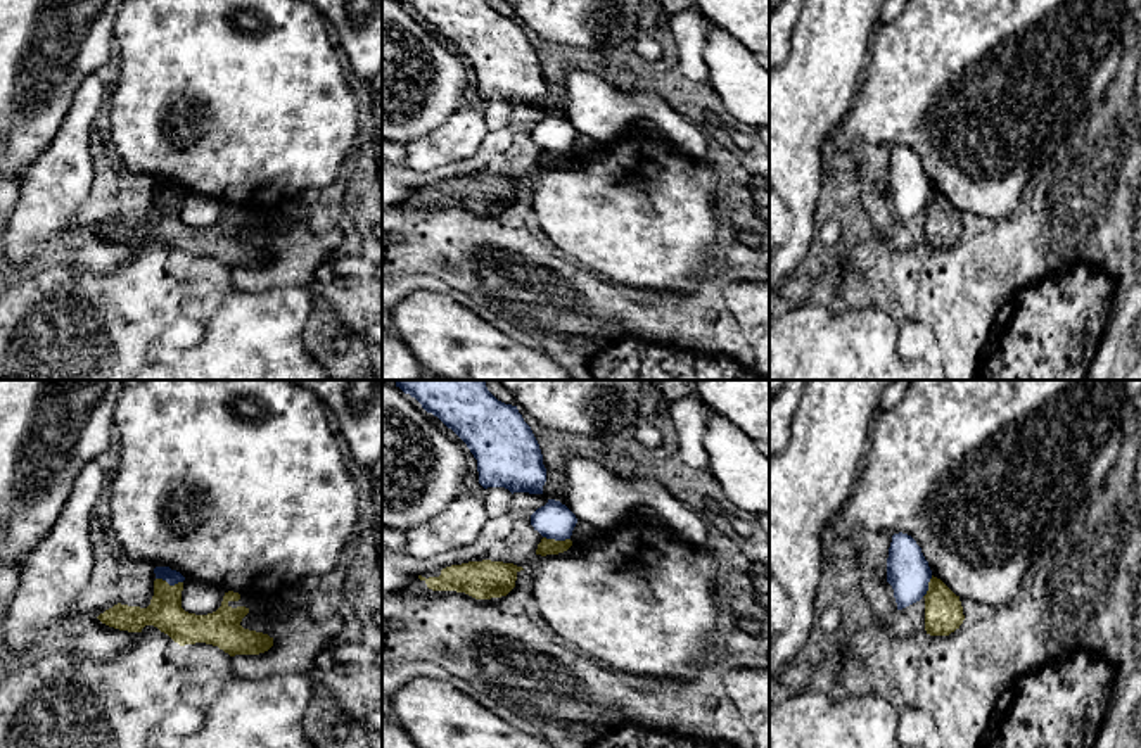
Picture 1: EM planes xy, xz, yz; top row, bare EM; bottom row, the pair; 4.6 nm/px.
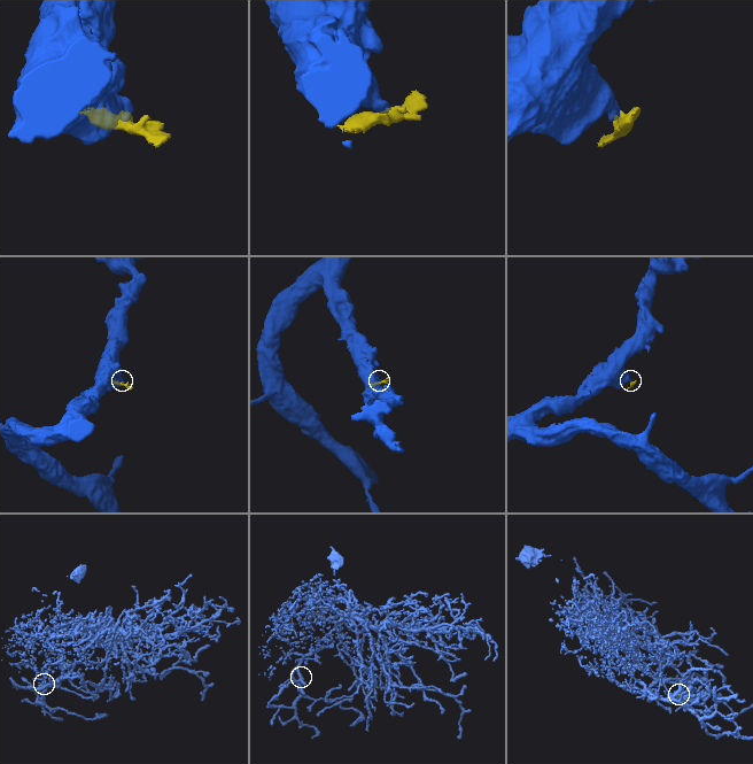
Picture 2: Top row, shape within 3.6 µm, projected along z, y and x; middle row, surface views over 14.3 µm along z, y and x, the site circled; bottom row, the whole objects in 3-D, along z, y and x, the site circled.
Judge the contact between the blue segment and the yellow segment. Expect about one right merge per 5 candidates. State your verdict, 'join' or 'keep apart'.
keep apart

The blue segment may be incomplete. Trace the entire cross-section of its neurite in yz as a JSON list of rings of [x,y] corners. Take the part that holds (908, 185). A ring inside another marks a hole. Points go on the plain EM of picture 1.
[[[894,147],[887,171],[887,195],[894,202],[897,223],[920,214],[932,192],[932,183],[921,161],[908,147]]]

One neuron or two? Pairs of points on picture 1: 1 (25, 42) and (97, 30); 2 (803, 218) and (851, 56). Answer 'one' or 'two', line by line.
1: one
2: one

